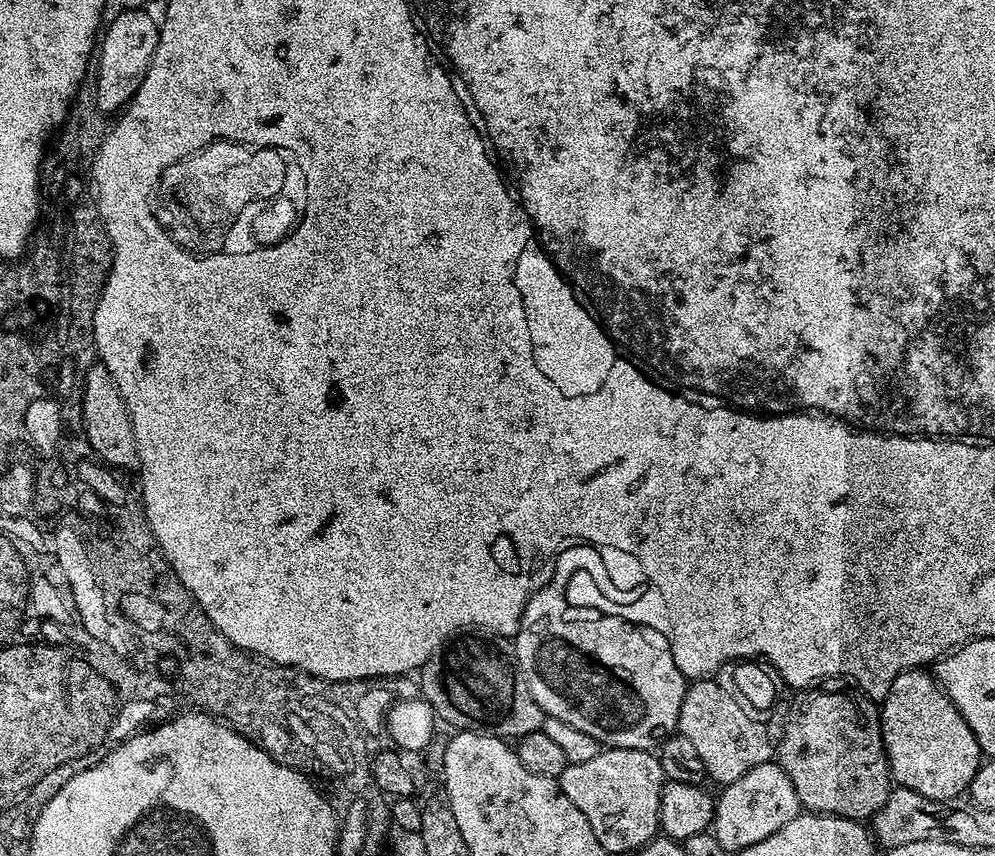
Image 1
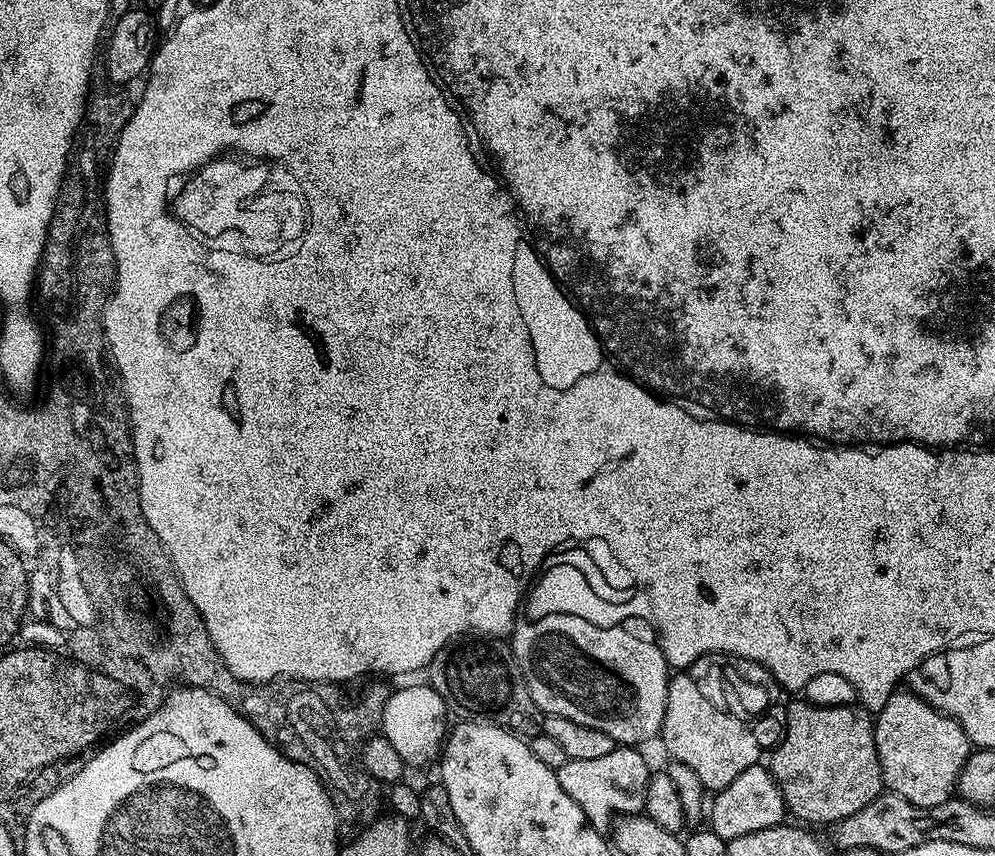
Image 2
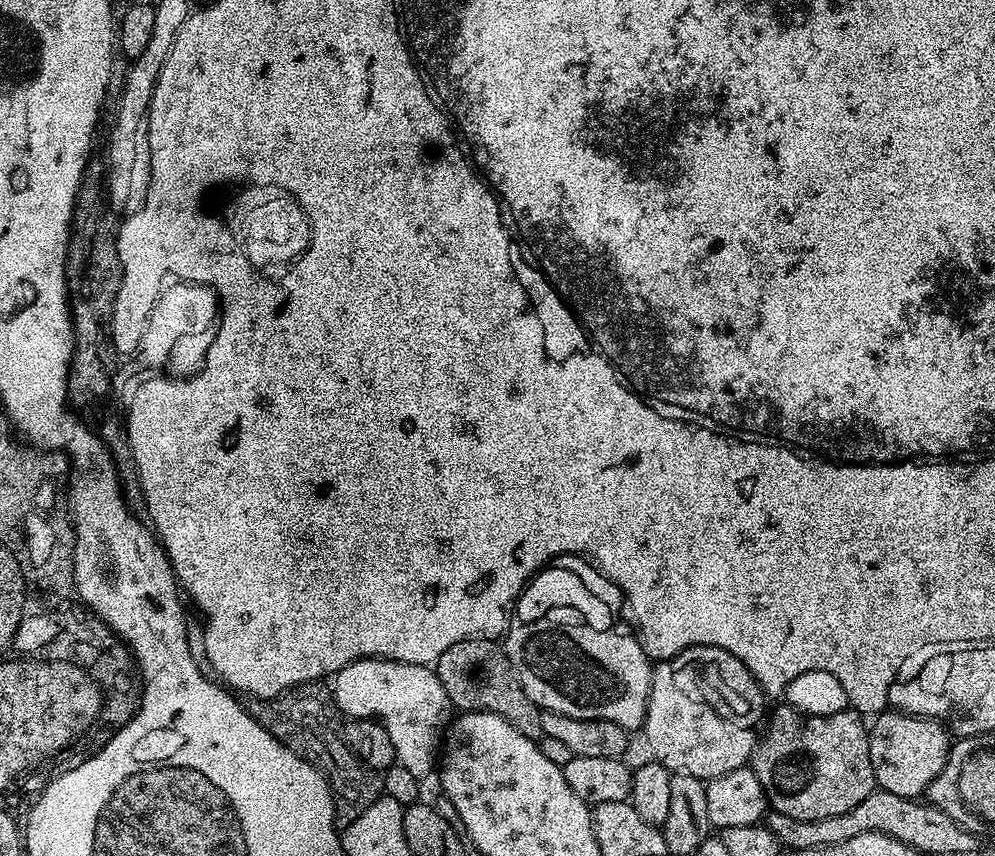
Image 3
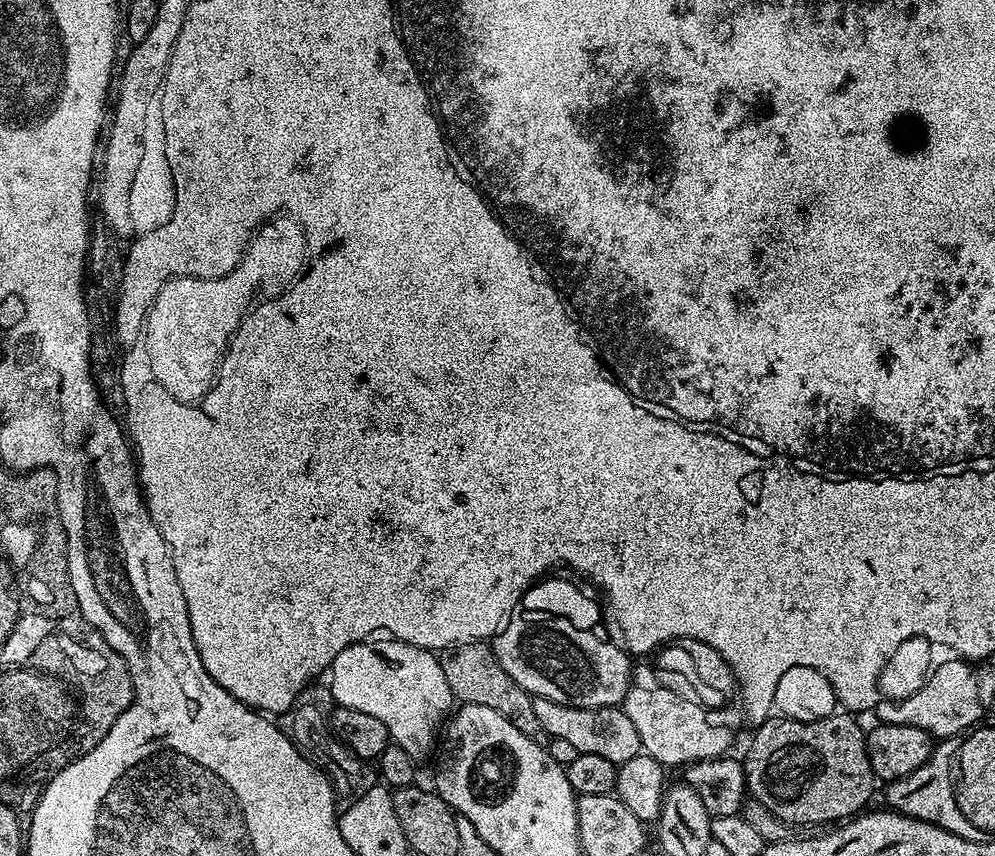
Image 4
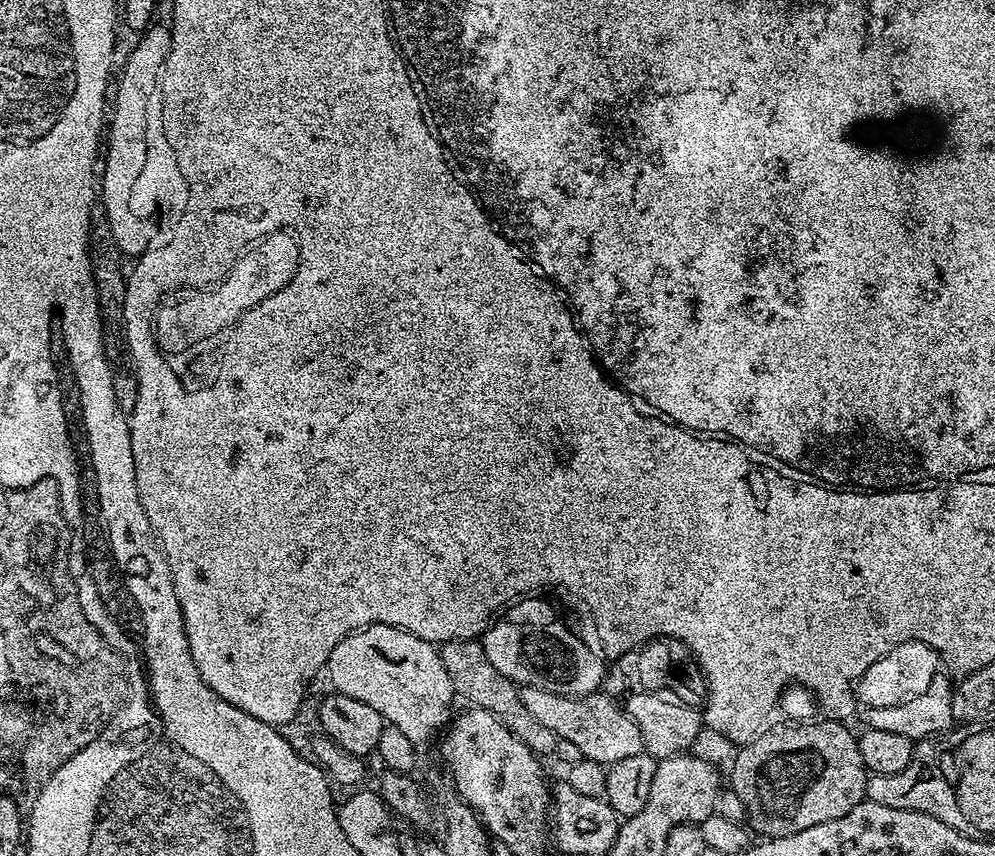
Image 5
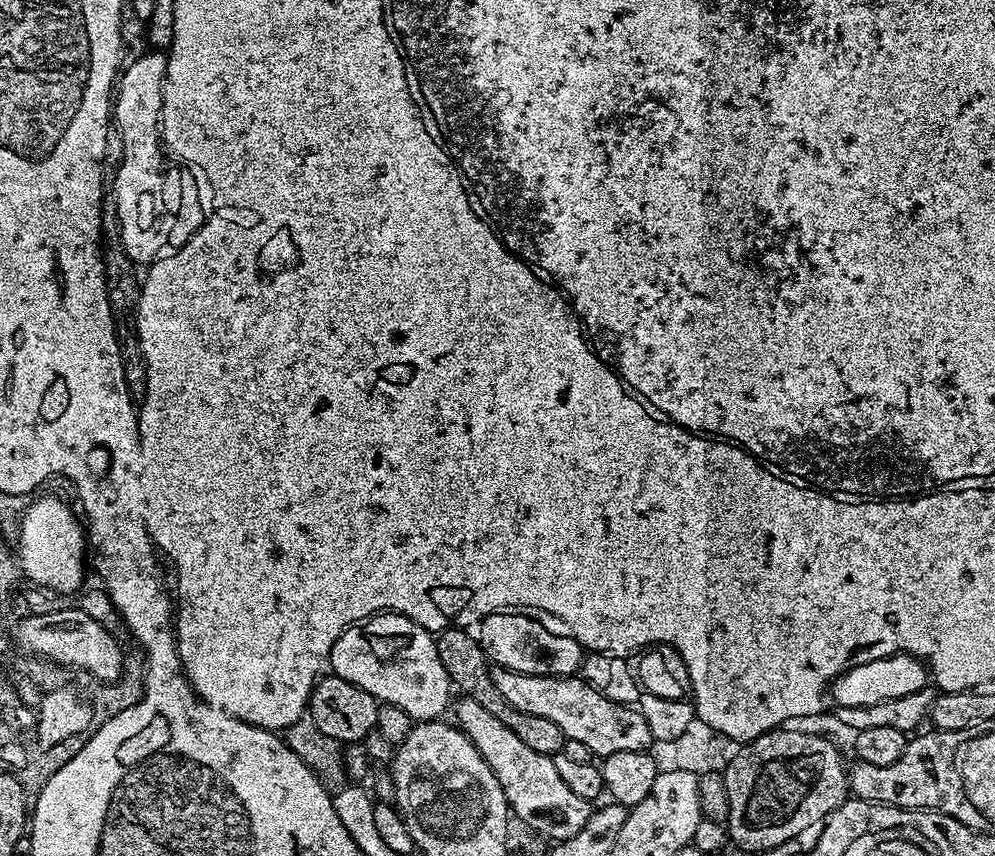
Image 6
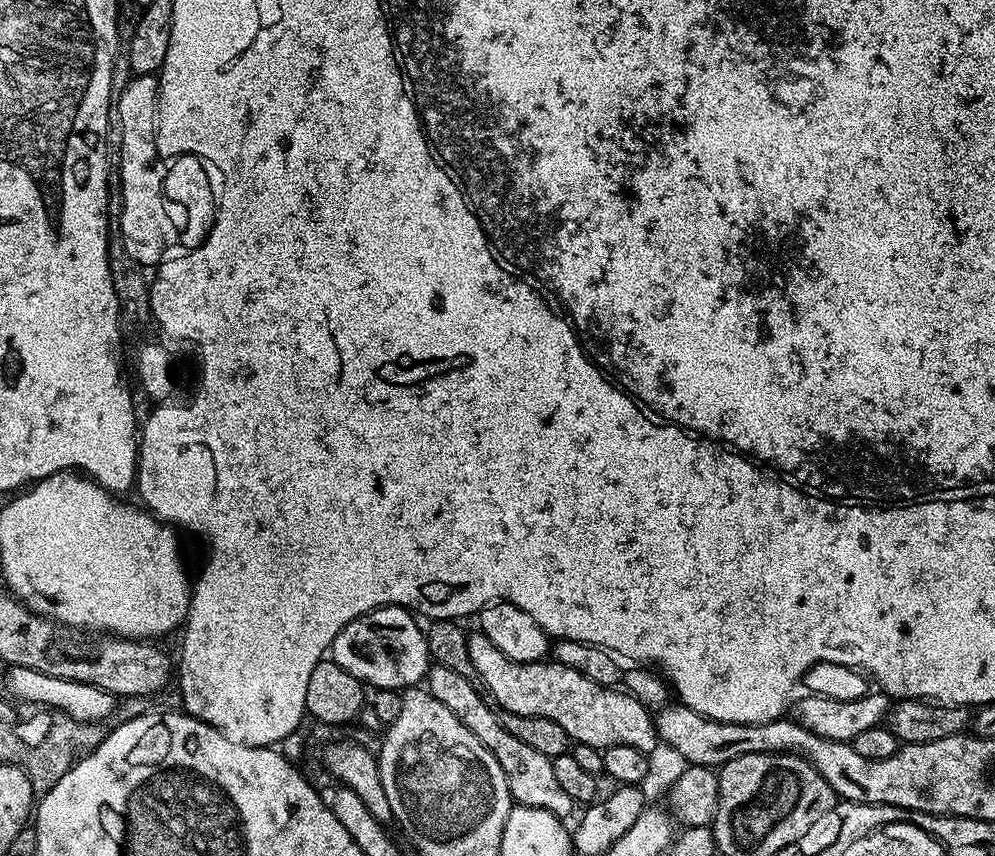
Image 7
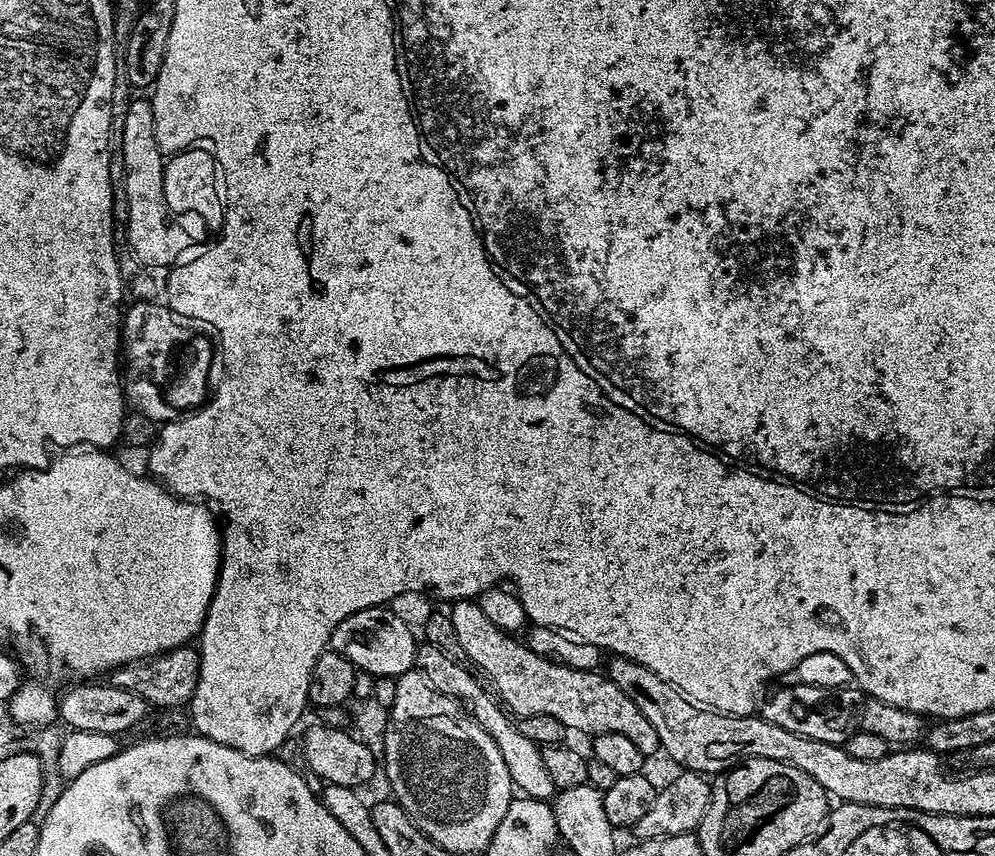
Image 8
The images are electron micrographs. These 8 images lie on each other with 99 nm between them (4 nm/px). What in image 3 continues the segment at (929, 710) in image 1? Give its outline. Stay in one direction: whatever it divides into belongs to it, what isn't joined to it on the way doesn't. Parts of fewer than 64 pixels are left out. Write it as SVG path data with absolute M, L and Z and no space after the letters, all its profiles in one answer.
M891 710L879 713L871 721L868 741L870 766L874 766L877 789L910 800L923 797L930 782L934 782L934 778L942 774L942 766L946 766L946 758L953 745L947 727L940 721L929 720L926 716L908 716L905 712Z

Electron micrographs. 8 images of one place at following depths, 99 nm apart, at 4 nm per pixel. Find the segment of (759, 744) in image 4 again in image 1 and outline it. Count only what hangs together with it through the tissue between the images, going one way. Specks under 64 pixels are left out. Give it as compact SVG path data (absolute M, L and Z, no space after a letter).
M797 691L780 740L778 736L778 762L794 782L801 809L864 822L886 802L894 781L882 742L879 707L864 698L859 708L848 695L847 691Z

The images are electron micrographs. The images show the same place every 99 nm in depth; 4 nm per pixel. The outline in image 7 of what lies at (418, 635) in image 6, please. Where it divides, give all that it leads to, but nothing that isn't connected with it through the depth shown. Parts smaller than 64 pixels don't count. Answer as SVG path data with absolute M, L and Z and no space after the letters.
M388 605L376 608L364 616L359 616L354 622L348 623L339 631L338 637L332 643L330 649L331 659L338 662L344 670L350 670L361 683L372 688L388 688L404 690L419 685L426 677L432 659L428 653L427 635L418 626L415 615L407 608L396 605Z

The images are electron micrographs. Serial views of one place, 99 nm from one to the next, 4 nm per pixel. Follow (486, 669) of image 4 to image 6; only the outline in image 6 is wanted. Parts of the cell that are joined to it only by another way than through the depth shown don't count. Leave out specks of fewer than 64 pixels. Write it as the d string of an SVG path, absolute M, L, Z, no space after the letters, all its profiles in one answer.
M447 628L435 639L438 657L442 660L446 674L457 689L461 688L459 691L463 695L474 698L474 702L478 702L478 706L482 706L488 713L494 714L494 718L499 718L525 746L530 746L530 750L538 750L538 754L546 754L550 757L557 756L564 750L566 737L562 734L562 730L558 730L555 722L550 722L547 718L538 718L534 714L526 714L522 710L514 710L514 706L510 706L510 702L506 702L506 698L502 698L502 694L498 694L491 679L486 678L486 668L484 672L484 664L486 665L484 649L480 647L479 639L471 631L463 628Z

